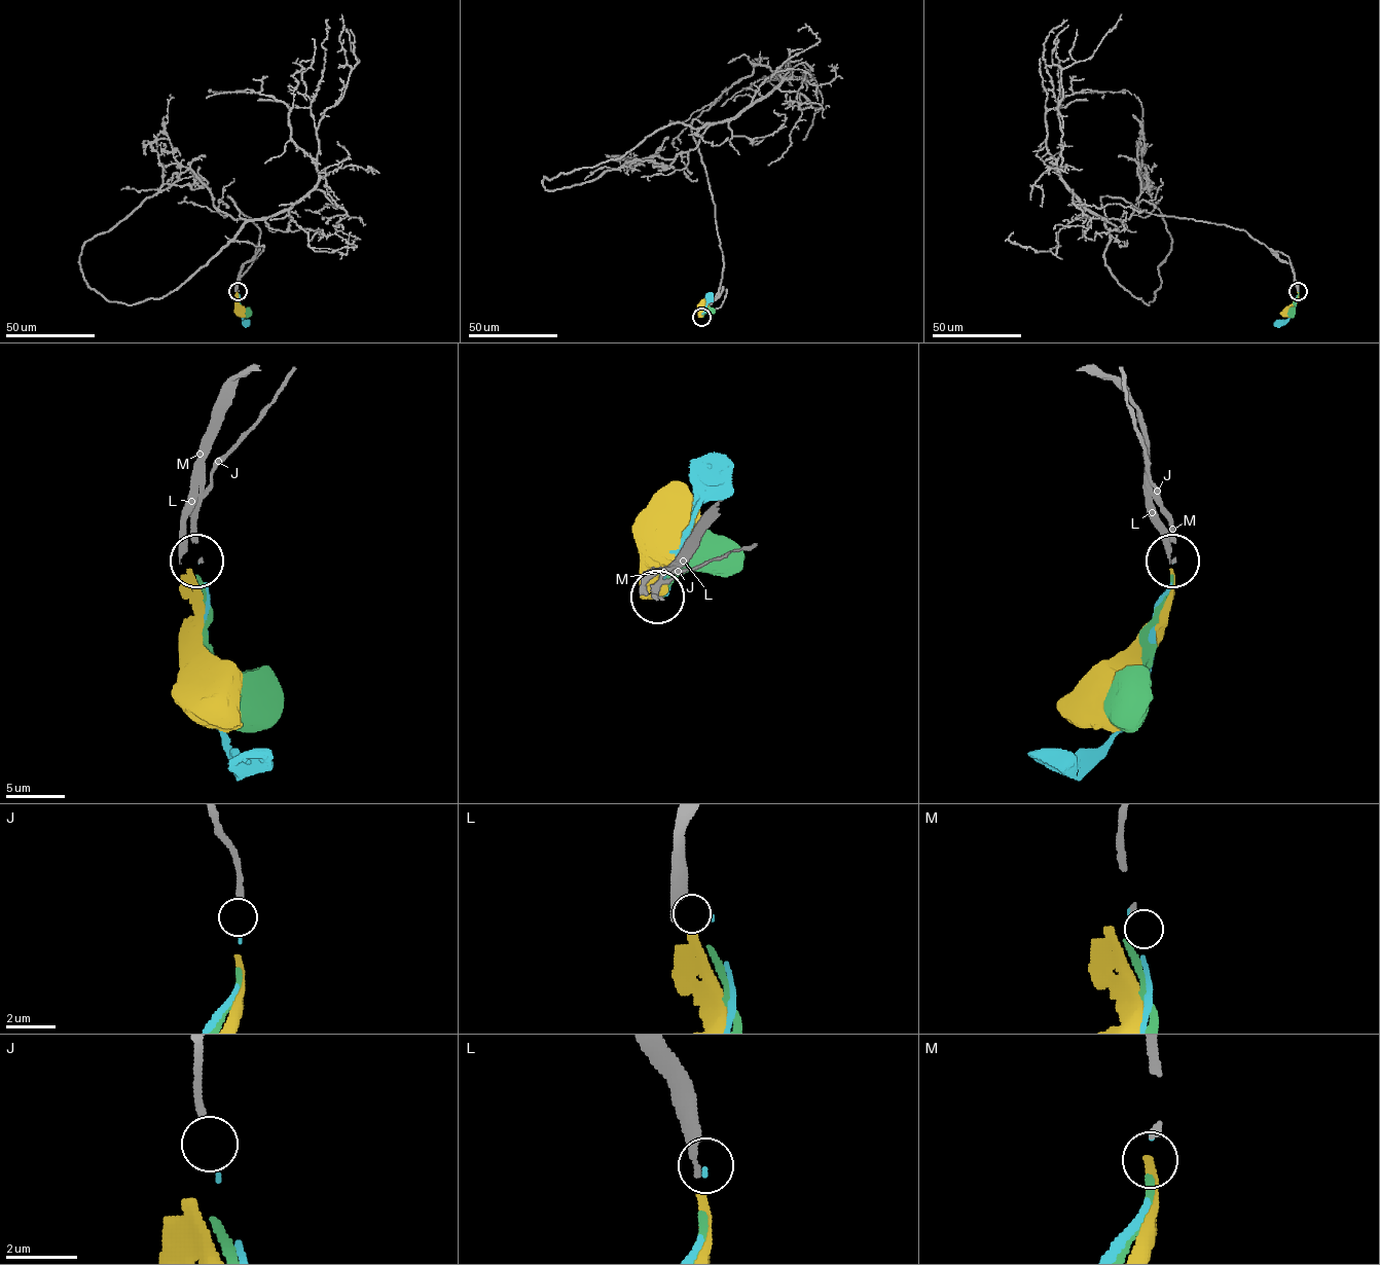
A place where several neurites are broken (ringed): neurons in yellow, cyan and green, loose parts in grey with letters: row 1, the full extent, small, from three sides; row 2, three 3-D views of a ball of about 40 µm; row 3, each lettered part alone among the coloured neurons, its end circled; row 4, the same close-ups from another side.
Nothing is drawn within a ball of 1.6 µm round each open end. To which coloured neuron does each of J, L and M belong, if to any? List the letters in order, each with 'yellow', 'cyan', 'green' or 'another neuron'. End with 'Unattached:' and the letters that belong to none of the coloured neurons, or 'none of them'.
J: cyan
L: yellow
M: another neuron
Unattached: M

